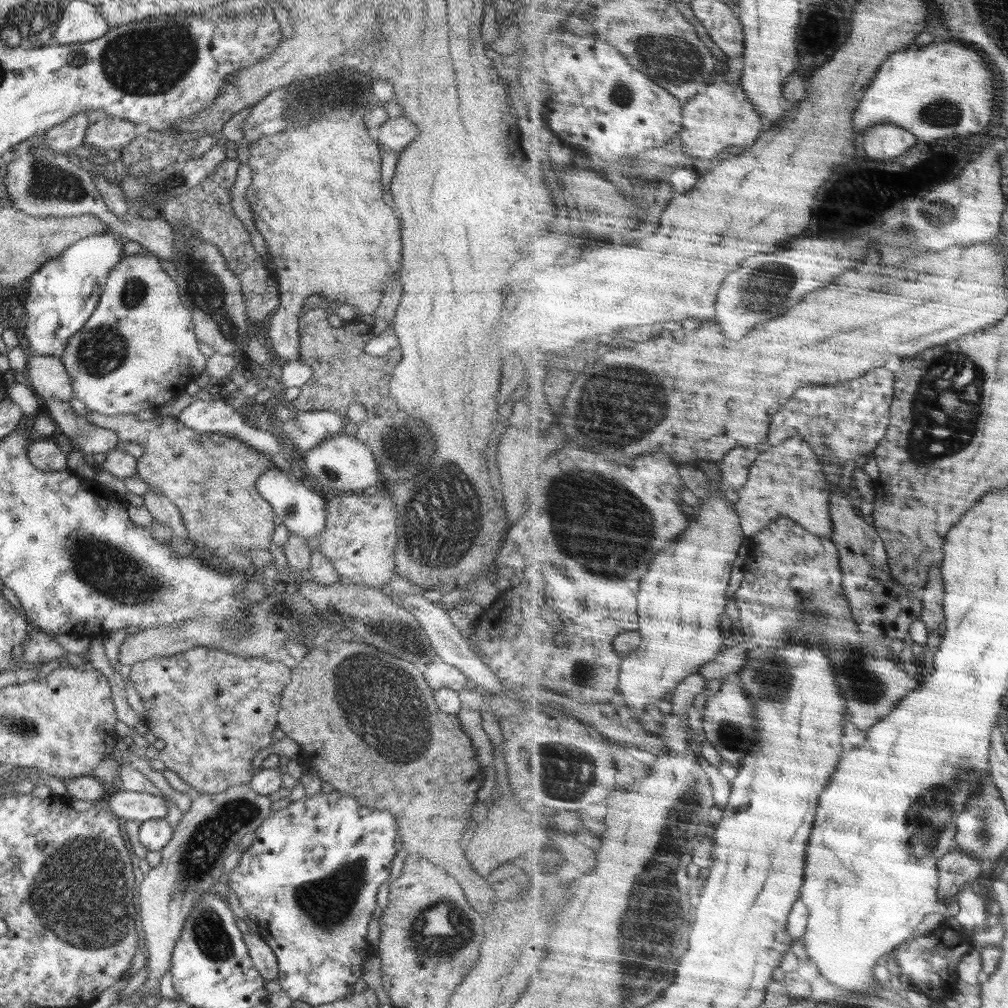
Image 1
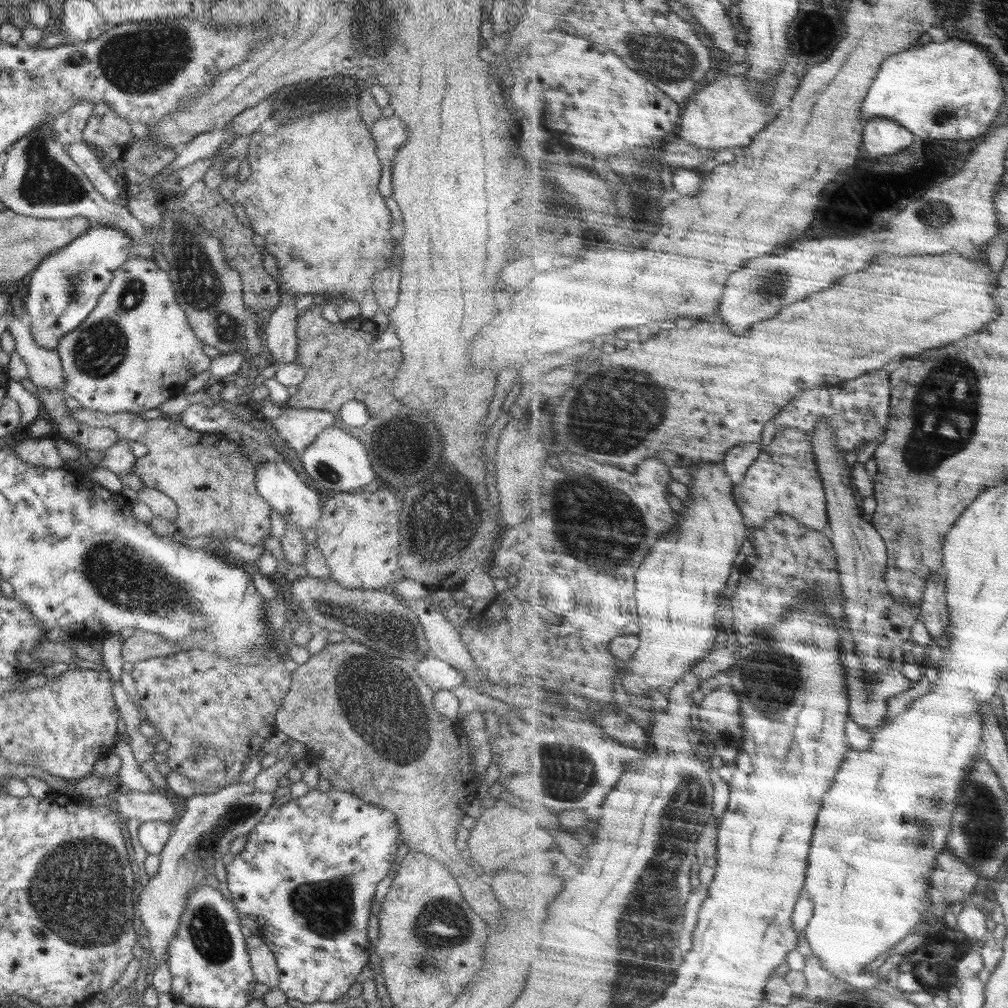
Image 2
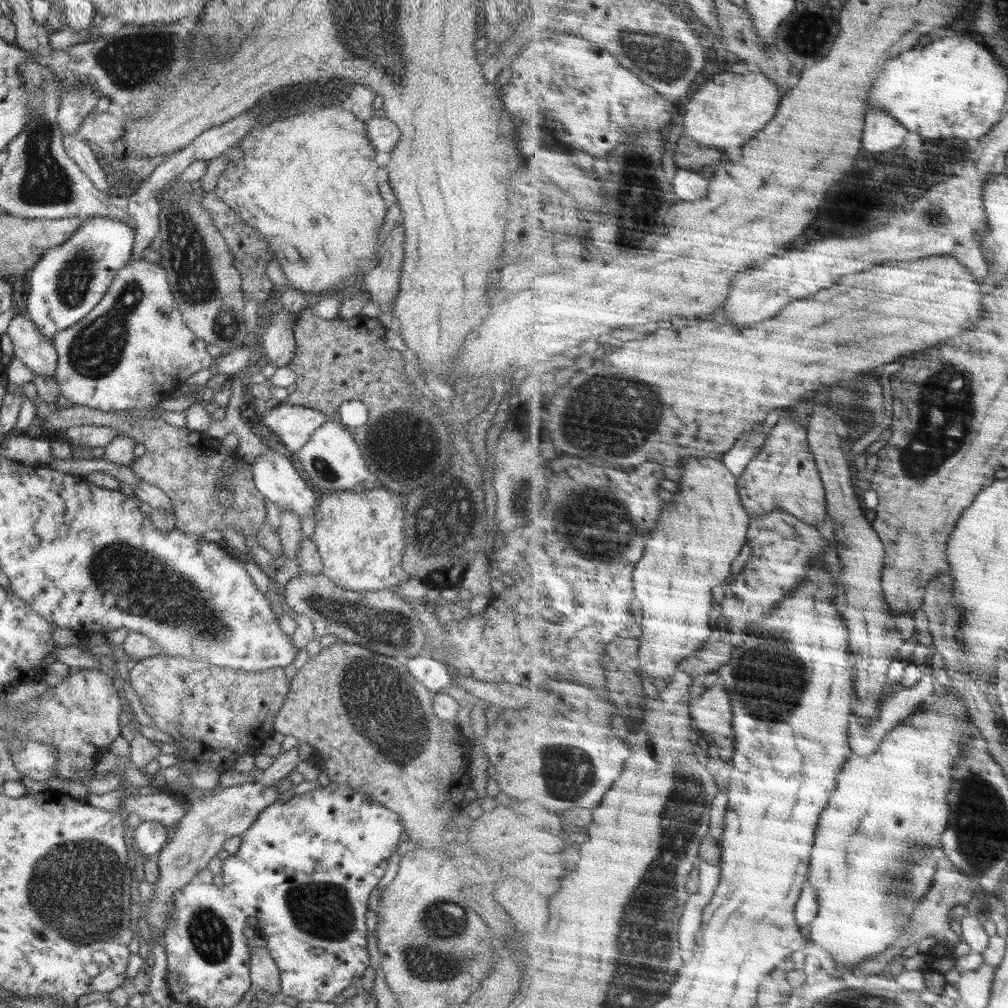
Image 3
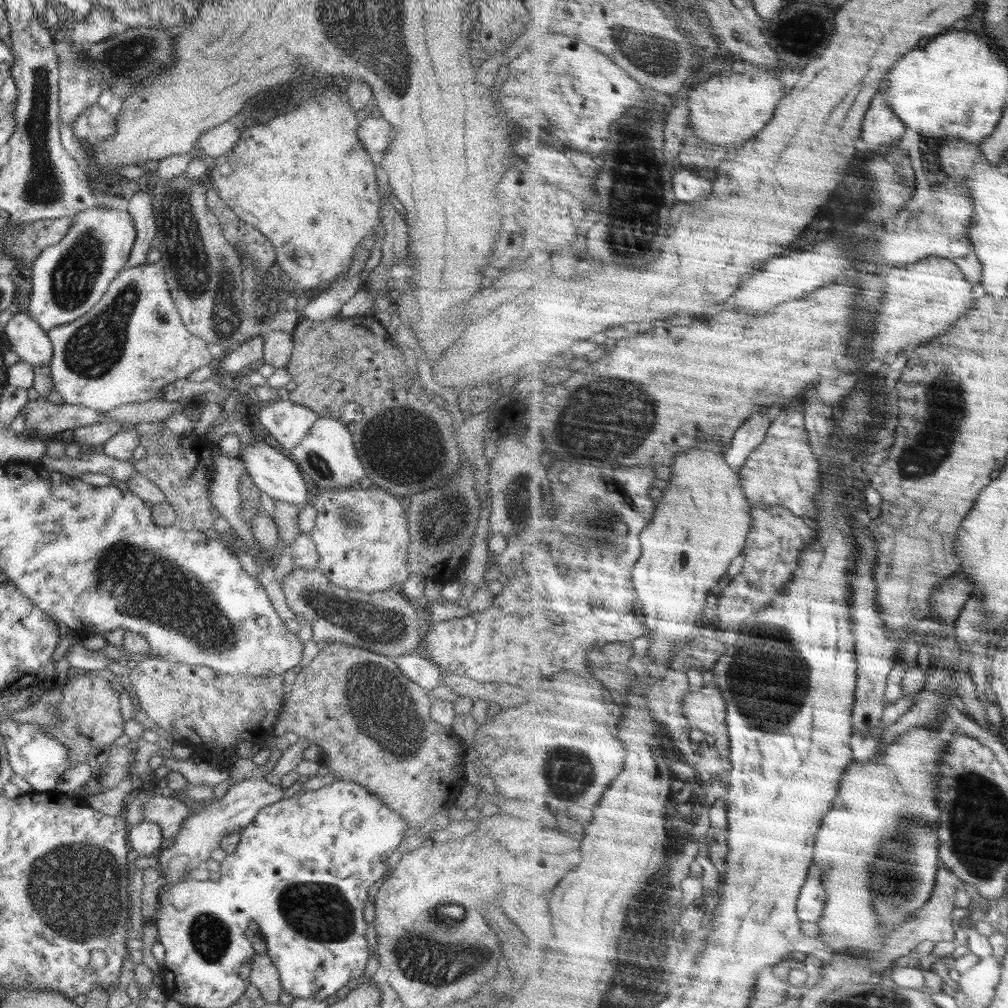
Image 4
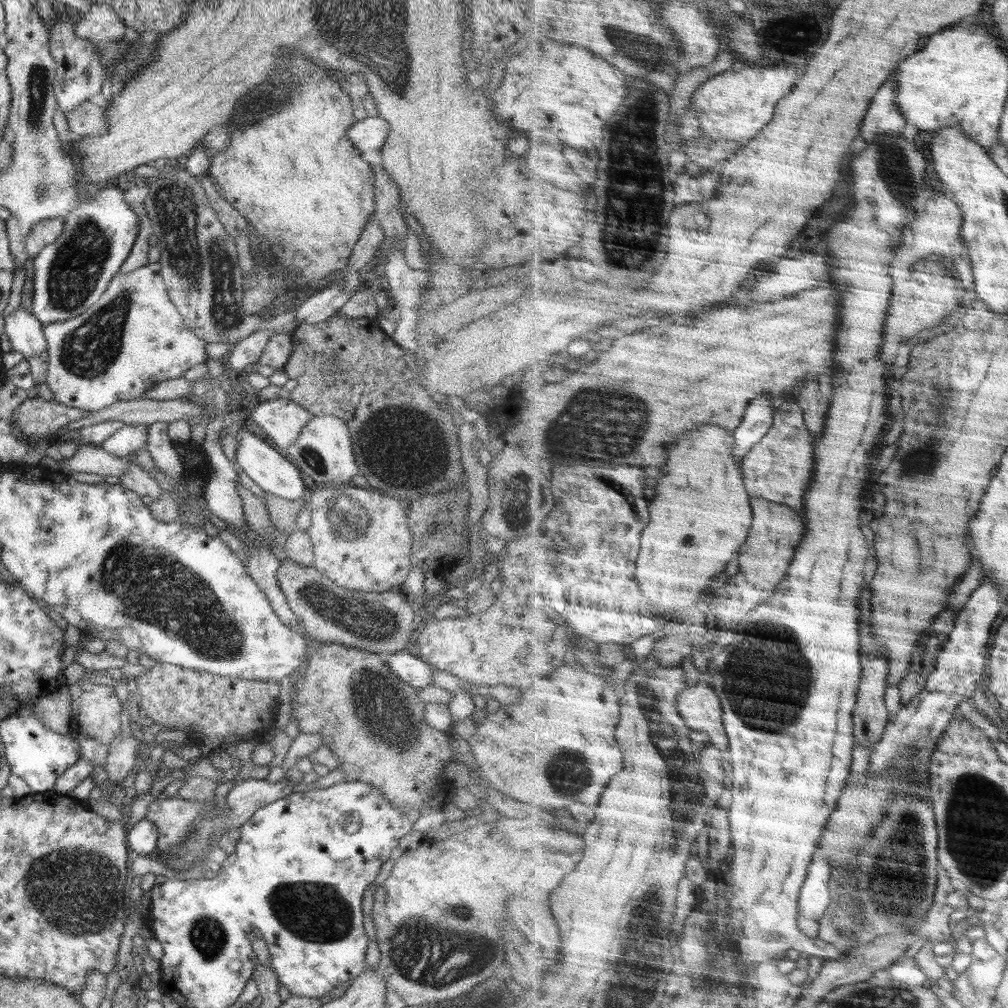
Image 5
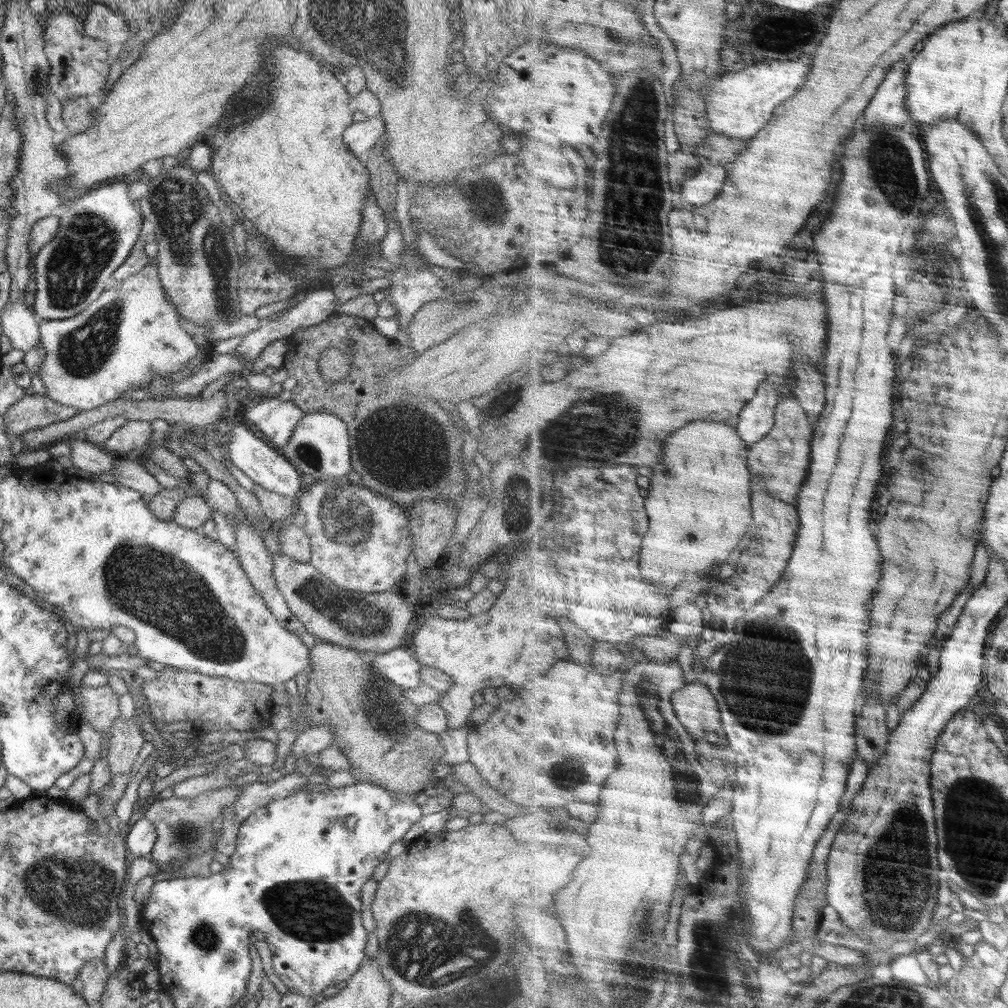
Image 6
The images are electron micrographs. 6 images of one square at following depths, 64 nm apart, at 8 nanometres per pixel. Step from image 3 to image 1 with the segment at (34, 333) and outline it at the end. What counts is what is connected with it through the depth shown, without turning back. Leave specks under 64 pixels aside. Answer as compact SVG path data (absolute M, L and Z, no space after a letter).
M10 320L10 322L6 321L5 325L14 328L19 335L19 345L27 355L26 375L30 387L38 394L40 399L55 398L68 403L75 398L72 393L70 375L67 374L61 359L55 356L30 354L30 348L28 348L26 338L22 334L22 331L25 331L24 324Z

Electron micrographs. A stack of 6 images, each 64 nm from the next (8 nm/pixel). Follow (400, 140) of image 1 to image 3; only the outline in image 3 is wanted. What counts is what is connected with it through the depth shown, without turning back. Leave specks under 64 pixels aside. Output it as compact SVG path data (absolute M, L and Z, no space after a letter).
M374 117L372 120L365 122L365 126L368 139L370 139L370 143L372 143L376 153L374 157L376 163L379 167L386 166L391 158L393 149L400 142L400 136L402 136L400 129L388 117Z

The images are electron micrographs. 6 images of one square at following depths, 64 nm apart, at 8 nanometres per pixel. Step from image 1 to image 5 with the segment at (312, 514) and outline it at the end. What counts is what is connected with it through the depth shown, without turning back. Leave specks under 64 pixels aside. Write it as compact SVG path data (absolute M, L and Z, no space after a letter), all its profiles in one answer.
M246 422L235 428L234 432L240 436L236 447L236 462L246 475L250 476L266 493L285 498L286 500L302 498L306 486L302 479L301 470L298 470L295 464L292 464L286 457L278 453L273 447L270 447L262 439L262 435Z

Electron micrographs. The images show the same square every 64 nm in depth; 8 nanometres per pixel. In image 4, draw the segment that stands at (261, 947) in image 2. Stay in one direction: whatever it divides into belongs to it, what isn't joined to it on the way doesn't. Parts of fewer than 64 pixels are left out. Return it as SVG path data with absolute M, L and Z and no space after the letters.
M255 953L255 959L252 963L250 982L254 984L262 995L261 998L268 1004L279 1002L279 995L283 988L279 970L274 966L270 957Z

